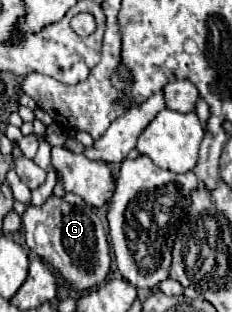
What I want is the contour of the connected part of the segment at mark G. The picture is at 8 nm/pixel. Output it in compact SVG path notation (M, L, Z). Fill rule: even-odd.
M49 197L41 207L27 207L21 215L25 241L55 273L59 273L73 291L87 291L101 285L111 267L107 231L97 207L69 205L65 199Z

